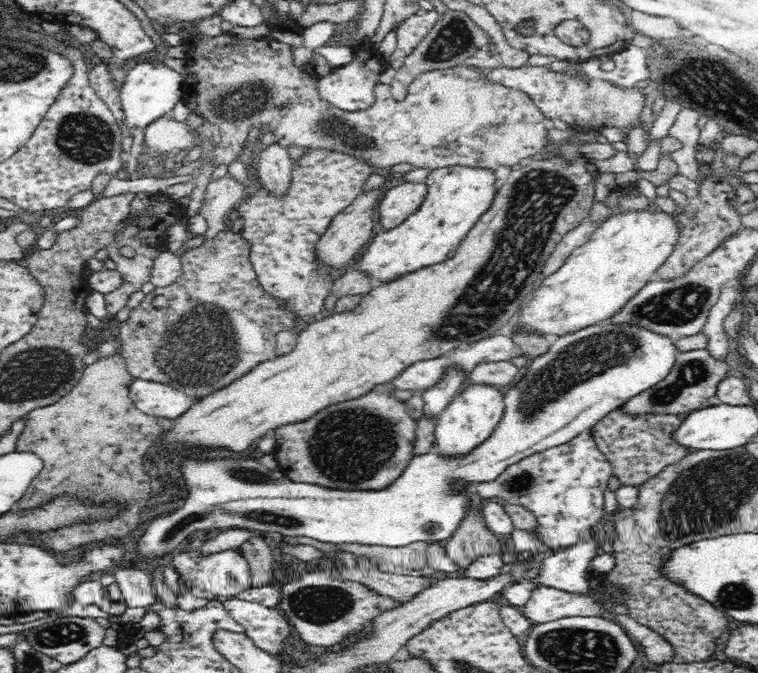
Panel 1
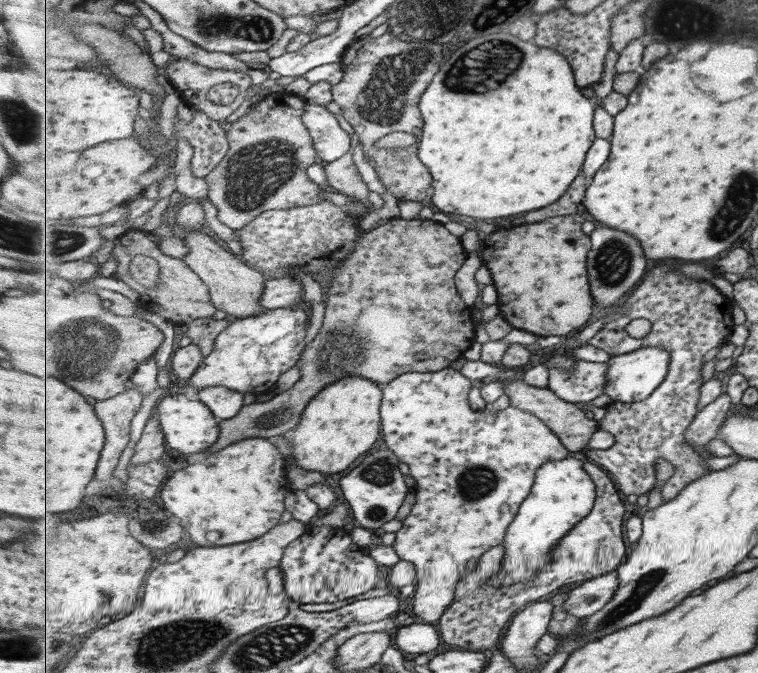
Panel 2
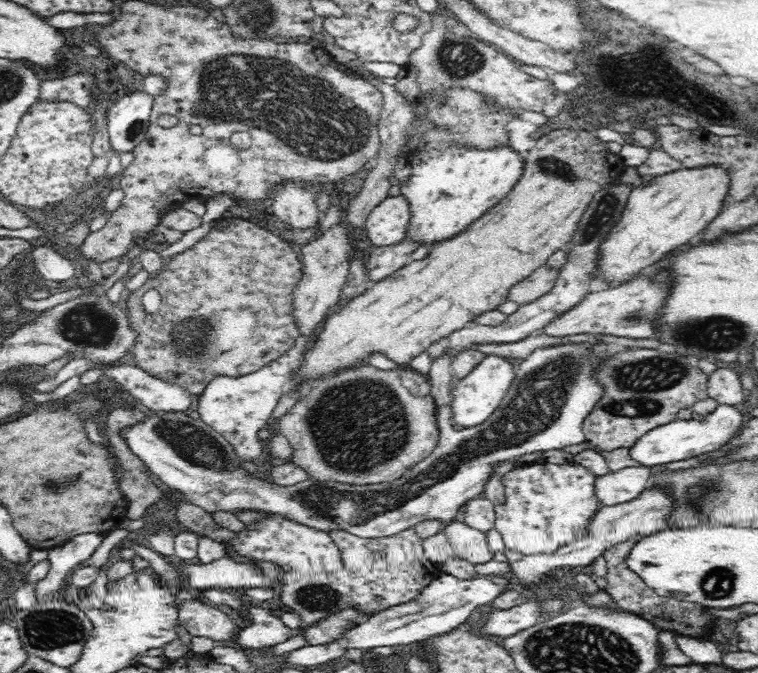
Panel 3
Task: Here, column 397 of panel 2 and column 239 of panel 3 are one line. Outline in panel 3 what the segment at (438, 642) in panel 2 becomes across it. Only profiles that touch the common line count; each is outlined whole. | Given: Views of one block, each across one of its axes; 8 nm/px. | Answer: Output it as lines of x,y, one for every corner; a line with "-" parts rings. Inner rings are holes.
254,604
249,606
247,613
251,615
252,625
238,630
235,638
236,647
250,650
273,647
284,642
291,635
298,634
298,628
288,628
279,617

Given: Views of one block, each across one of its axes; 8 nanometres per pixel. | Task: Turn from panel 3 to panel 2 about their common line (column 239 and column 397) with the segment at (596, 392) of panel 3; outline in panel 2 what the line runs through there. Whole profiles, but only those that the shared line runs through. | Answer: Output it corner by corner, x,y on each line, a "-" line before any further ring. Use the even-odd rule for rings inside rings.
389,447
381,448
367,455
357,467
340,479
343,496
352,508
353,521
358,526
374,531
383,524
391,522
399,514
405,496
412,491
405,482
405,475
399,470
401,462
395,451

